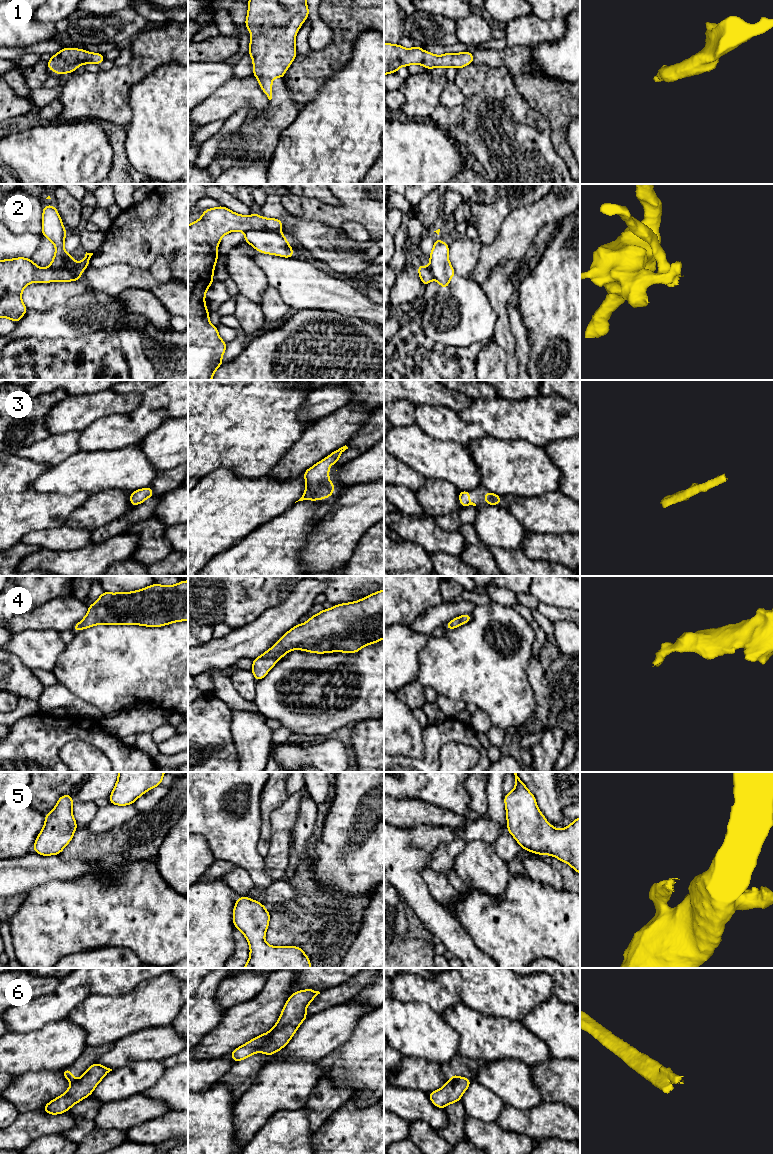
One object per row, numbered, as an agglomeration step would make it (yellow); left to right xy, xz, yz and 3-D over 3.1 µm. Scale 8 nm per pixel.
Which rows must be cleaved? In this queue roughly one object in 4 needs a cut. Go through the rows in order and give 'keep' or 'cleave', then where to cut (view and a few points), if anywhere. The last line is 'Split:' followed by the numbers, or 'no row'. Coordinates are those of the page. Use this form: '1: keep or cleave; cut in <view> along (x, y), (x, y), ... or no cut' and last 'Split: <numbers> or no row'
1: keep; no cut
2: cleave; cut in xz along (279, 231), (248, 230), (245, 233)
3: keep; no cut
4: keep; no cut
5: keep; no cut
6: cleave; cut in xz along (269, 1032), (266, 1040), (257, 1051)
Split: 2, 6

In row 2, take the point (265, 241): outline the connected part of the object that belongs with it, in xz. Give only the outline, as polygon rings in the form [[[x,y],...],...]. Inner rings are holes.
[[[249,230],[245,233],[244,241],[263,254],[293,258],[293,248],[288,244],[286,236],[281,232]]]

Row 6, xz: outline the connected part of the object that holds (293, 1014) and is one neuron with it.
[[[306,989],[291,994],[275,1026],[269,1031],[269,1037],[258,1052],[273,1055],[284,1048],[296,1033],[301,1023],[308,1018],[305,1010],[319,991]]]

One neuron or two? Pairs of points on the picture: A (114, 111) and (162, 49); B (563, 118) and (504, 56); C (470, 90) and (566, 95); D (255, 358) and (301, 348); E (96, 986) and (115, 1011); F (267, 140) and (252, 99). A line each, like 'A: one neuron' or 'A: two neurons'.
A: one neuron
B: one neuron
C: two neurons
D: one neuron
E: two neurons
F: two neurons

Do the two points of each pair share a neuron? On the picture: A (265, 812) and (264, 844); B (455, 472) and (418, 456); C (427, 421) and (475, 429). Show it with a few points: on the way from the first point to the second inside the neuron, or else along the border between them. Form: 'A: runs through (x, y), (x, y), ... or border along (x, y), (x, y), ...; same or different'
A: runs through (265, 820), (265, 836); same
B: runs through (446, 463), (443, 460), (427, 456); same
C: runs through (439, 424), (445, 424), (455, 429), (463, 429); same

